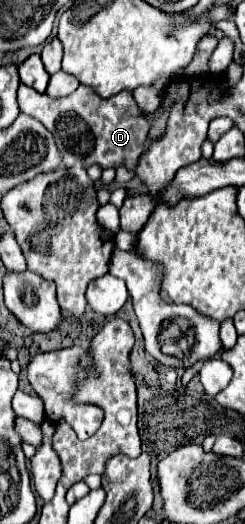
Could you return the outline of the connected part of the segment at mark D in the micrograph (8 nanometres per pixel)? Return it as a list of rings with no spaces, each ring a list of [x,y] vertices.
[[[20,85],[18,105],[22,113],[38,119],[54,135],[56,147],[66,167],[80,165],[88,169],[90,165],[100,165],[102,169],[116,169],[124,165],[128,171],[132,171],[148,135],[148,121],[134,103],[130,91],[122,91],[118,97],[102,99],[90,87],[80,85],[68,97],[52,99],[28,85]]]

